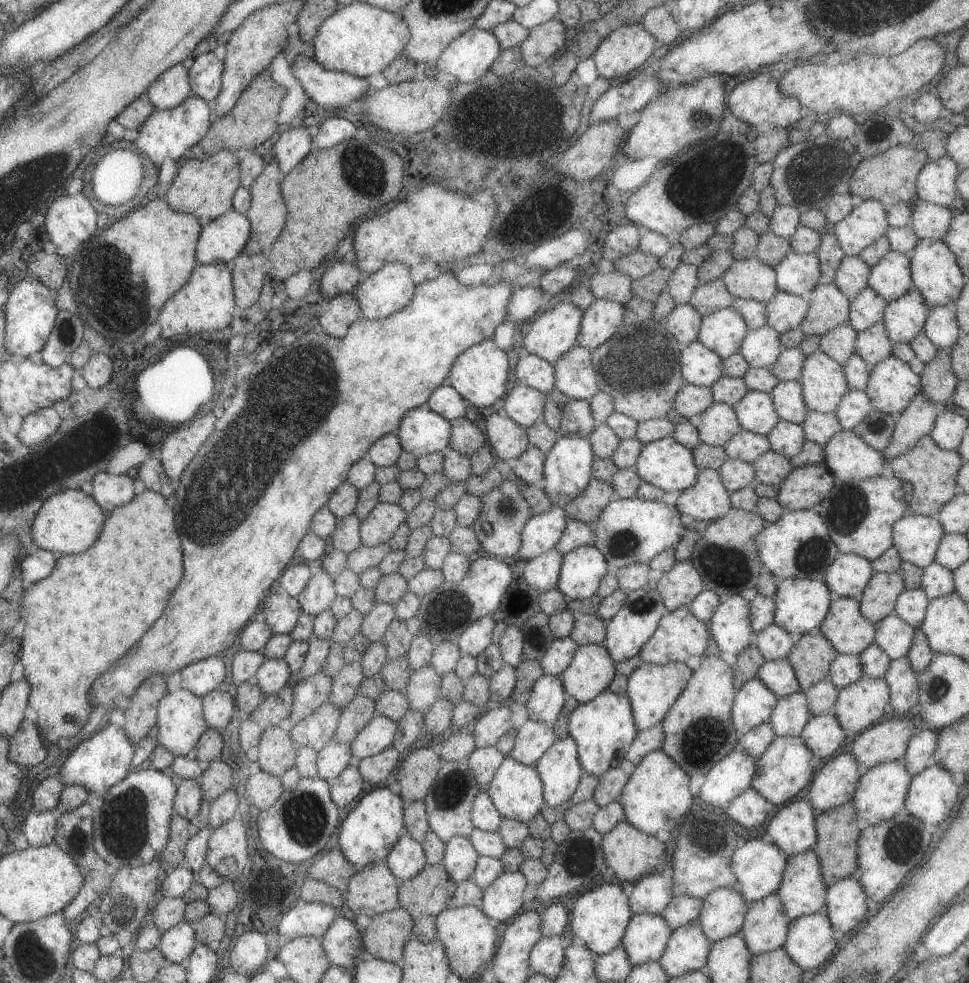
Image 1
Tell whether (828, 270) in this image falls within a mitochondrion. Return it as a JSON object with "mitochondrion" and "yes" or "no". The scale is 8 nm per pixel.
{"mitochondrion":"no"}

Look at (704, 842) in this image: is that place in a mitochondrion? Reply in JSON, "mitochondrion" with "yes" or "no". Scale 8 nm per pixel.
{"mitochondrion":"yes"}

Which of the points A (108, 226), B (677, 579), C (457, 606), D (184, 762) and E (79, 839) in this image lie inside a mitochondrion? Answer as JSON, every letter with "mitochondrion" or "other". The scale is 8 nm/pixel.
{"A":"other","B":"other","C":"mitochondrion","D":"other","E":"mitochondrion"}

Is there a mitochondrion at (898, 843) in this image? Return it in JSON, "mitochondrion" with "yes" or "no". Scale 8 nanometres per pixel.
{"mitochondrion":"yes"}

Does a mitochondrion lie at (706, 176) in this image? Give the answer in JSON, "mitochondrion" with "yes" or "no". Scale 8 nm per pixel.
{"mitochondrion":"yes"}

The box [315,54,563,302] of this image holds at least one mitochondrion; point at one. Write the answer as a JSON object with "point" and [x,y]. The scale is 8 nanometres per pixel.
{"point":[500,130]}

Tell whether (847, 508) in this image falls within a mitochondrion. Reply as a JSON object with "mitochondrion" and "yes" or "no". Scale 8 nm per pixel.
{"mitochondrion":"yes"}

